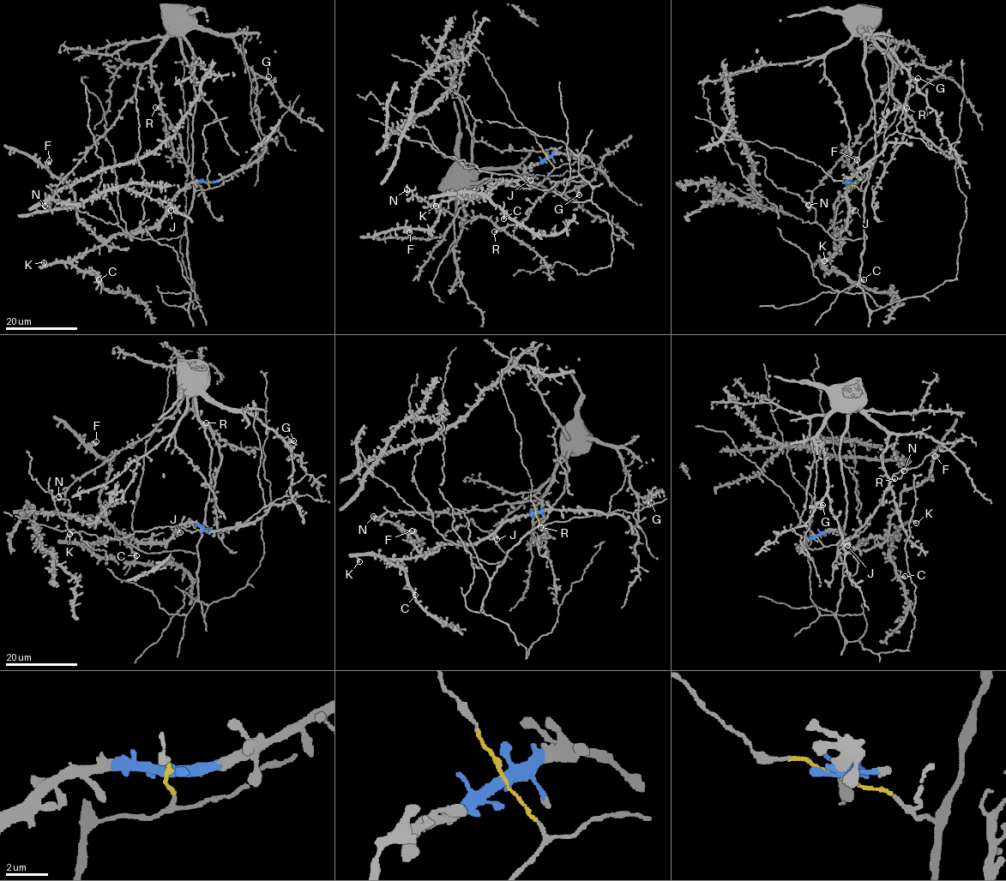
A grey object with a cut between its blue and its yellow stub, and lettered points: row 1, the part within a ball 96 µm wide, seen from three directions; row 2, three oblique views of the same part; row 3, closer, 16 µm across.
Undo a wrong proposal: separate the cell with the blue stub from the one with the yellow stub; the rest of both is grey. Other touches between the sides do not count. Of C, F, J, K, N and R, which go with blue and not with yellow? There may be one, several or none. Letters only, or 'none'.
C, F, J, K

